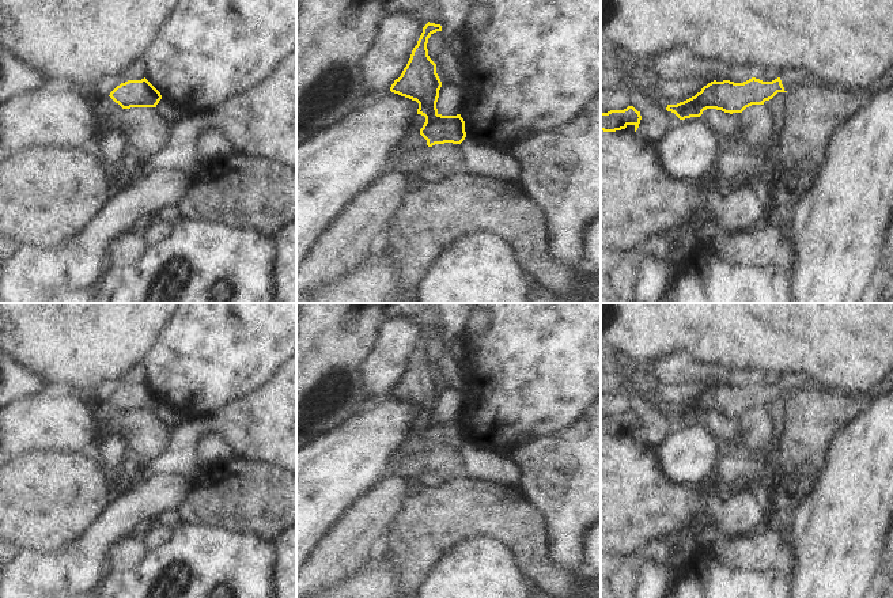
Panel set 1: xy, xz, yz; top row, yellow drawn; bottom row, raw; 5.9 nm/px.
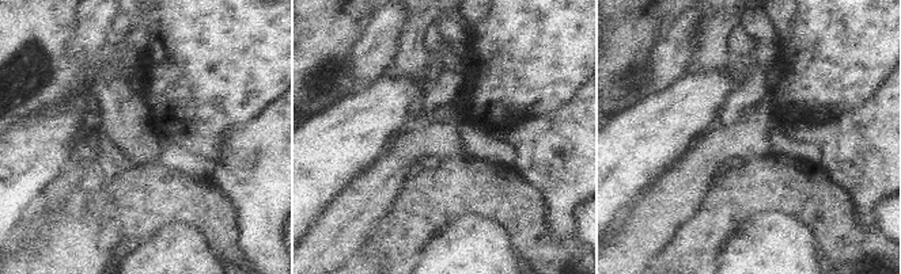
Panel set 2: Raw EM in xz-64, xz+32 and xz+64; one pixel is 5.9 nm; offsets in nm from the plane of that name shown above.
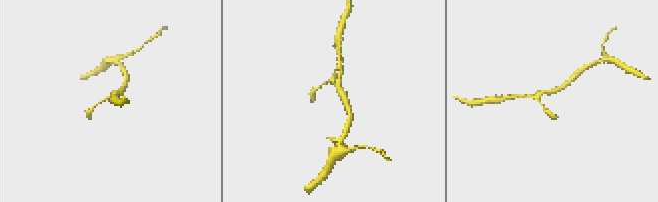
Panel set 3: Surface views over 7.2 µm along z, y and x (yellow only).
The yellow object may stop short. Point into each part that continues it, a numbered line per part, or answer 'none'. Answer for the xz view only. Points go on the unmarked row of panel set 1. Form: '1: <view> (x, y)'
none

